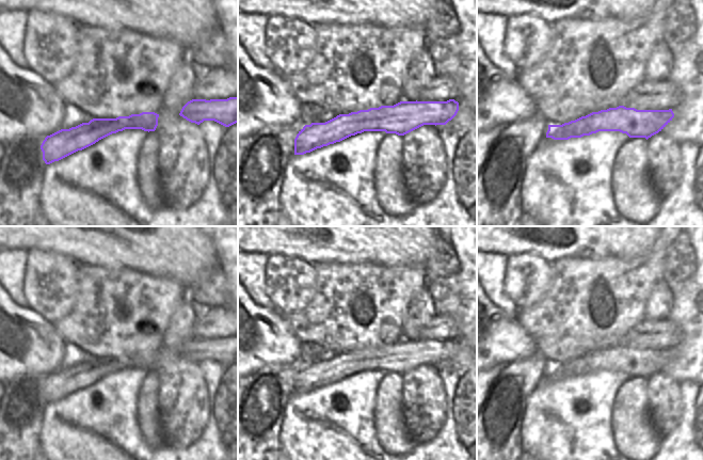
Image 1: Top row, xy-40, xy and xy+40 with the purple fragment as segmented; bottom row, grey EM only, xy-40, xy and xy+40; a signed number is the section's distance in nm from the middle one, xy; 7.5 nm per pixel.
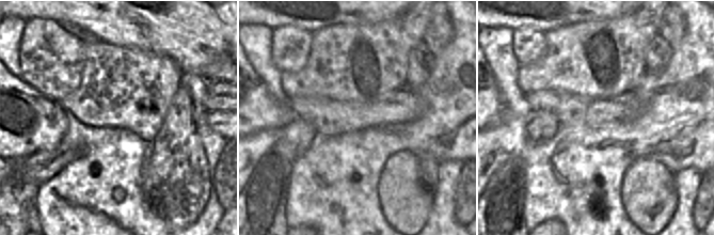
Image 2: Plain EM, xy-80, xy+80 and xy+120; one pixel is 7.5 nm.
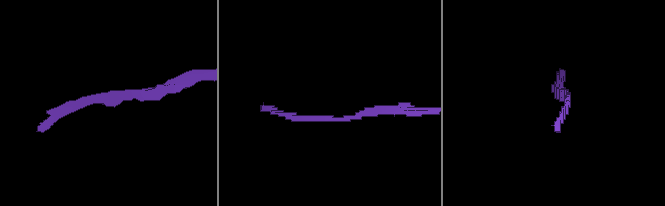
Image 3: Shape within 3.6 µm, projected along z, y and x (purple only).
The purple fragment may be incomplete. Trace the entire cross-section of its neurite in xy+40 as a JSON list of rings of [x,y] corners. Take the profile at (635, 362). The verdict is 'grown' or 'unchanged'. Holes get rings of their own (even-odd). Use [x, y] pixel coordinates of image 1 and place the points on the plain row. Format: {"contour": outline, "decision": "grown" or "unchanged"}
{"contour": [[[619,345],[592,351],[562,364],[548,364],[546,377],[569,379],[598,370],[620,370],[629,377],[645,377],[661,370],[674,356],[669,349],[637,349]]], "decision": "unchanged"}

